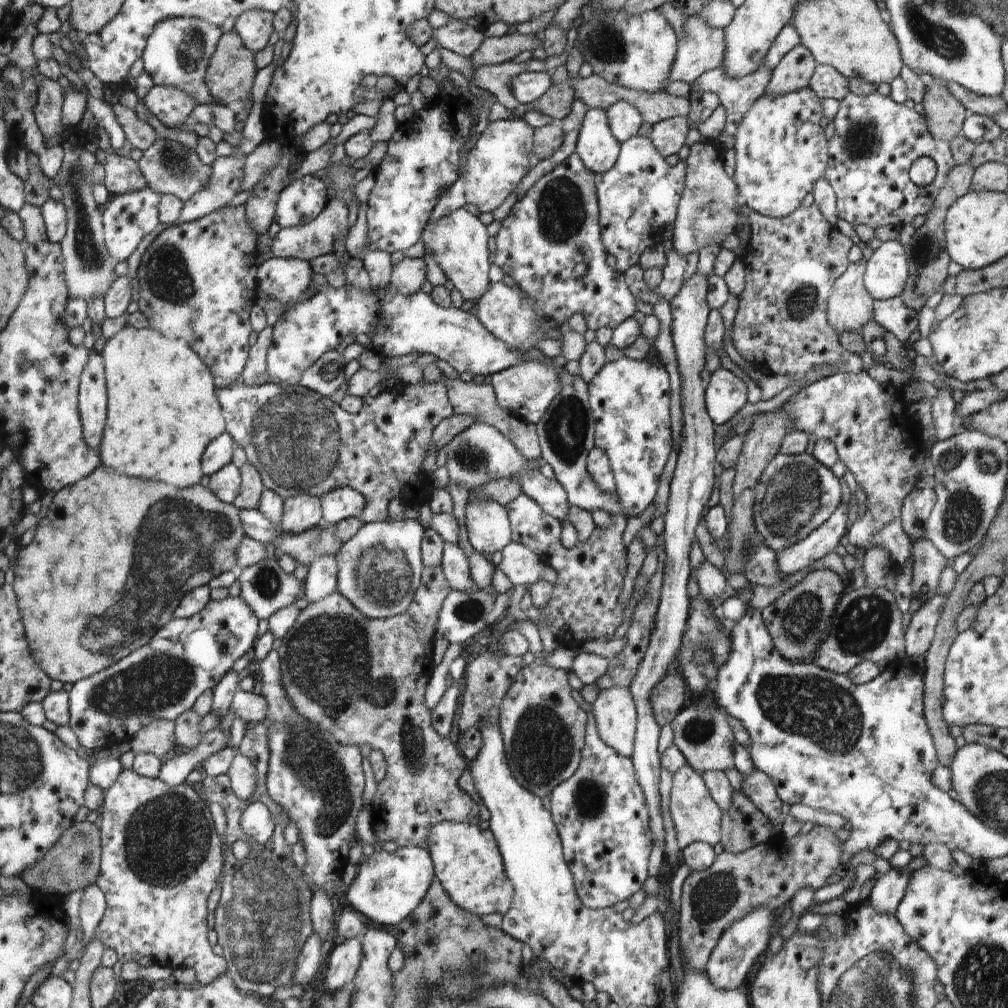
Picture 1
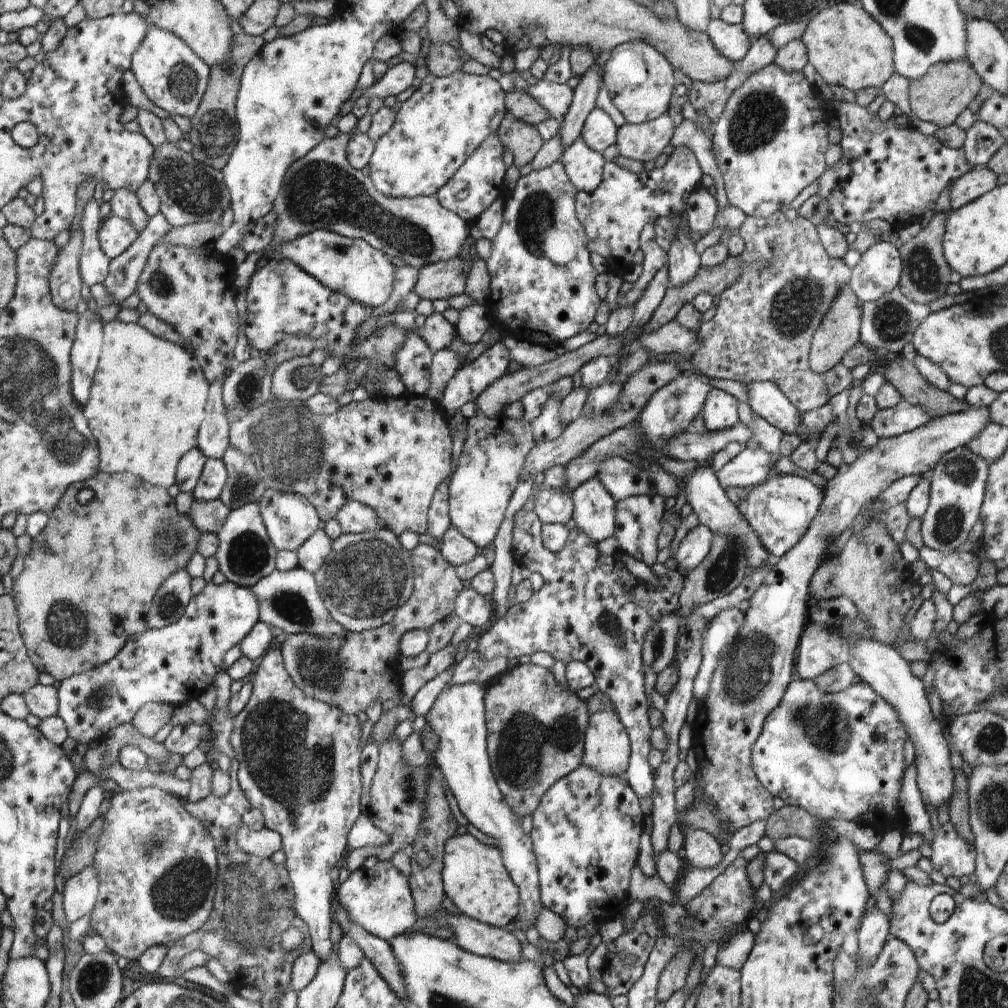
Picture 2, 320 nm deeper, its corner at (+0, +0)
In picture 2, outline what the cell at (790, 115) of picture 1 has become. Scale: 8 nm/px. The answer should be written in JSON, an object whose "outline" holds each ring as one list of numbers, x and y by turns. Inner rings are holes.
{"outline":[[775,62,761,68,758,72,751,74,738,88,733,90,731,97,726,101,723,111,720,113,719,119,712,125,712,144,713,152,717,160,719,170,723,174,724,187,728,196,728,204,733,207,743,210,748,217,767,217,780,211,782,206,788,206,806,186,810,186,812,182,822,176,826,170,826,161,824,153,829,144,828,138,828,123,824,118,823,97,817,92,813,85,808,83,802,71,786,72,780,68]]}

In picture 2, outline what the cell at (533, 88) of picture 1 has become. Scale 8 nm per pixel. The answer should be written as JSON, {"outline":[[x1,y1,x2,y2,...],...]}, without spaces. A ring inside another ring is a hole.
{"outline":[[540,80,534,86,527,86,526,92,548,112,550,118,563,121,573,99,573,90,566,83,553,83]]}

